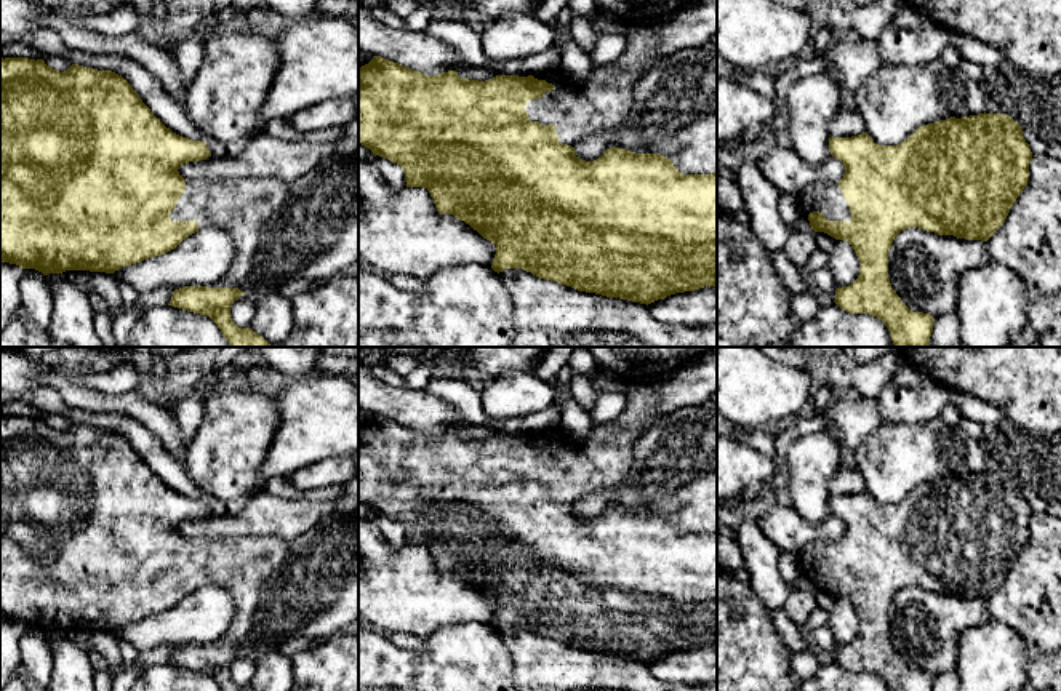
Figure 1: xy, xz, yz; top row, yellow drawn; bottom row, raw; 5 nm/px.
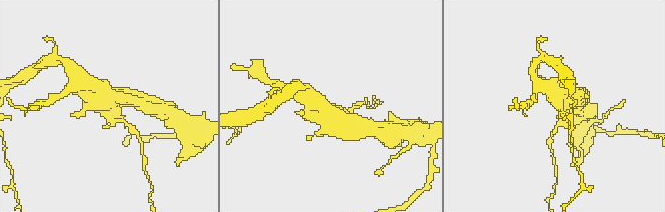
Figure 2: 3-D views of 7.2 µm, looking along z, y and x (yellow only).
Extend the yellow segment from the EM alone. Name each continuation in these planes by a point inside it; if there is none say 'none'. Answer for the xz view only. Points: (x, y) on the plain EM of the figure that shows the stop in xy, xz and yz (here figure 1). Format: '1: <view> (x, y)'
1: xz (600, 463)

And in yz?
1: yz (826, 555)

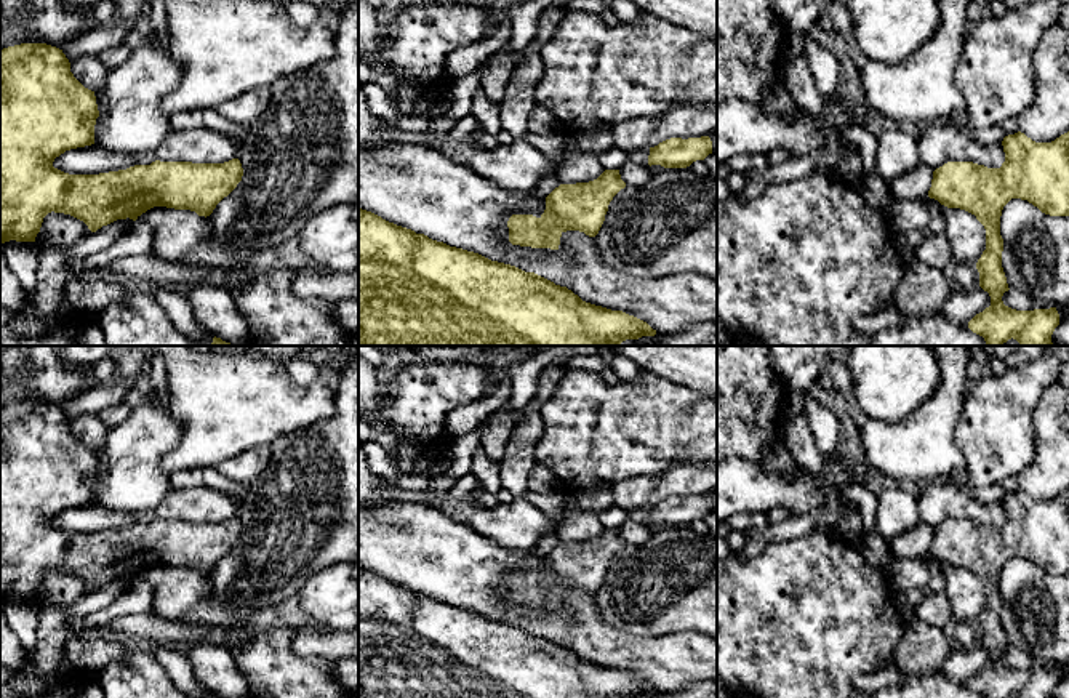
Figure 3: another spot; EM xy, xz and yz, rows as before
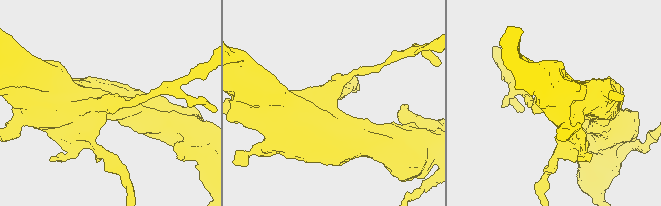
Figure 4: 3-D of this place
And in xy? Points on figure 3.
none

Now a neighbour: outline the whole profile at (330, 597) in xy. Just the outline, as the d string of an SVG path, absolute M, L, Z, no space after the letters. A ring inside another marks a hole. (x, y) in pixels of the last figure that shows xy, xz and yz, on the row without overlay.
M338 562L317 570L301 588L301 608L325 631L358 628L358 564Z

